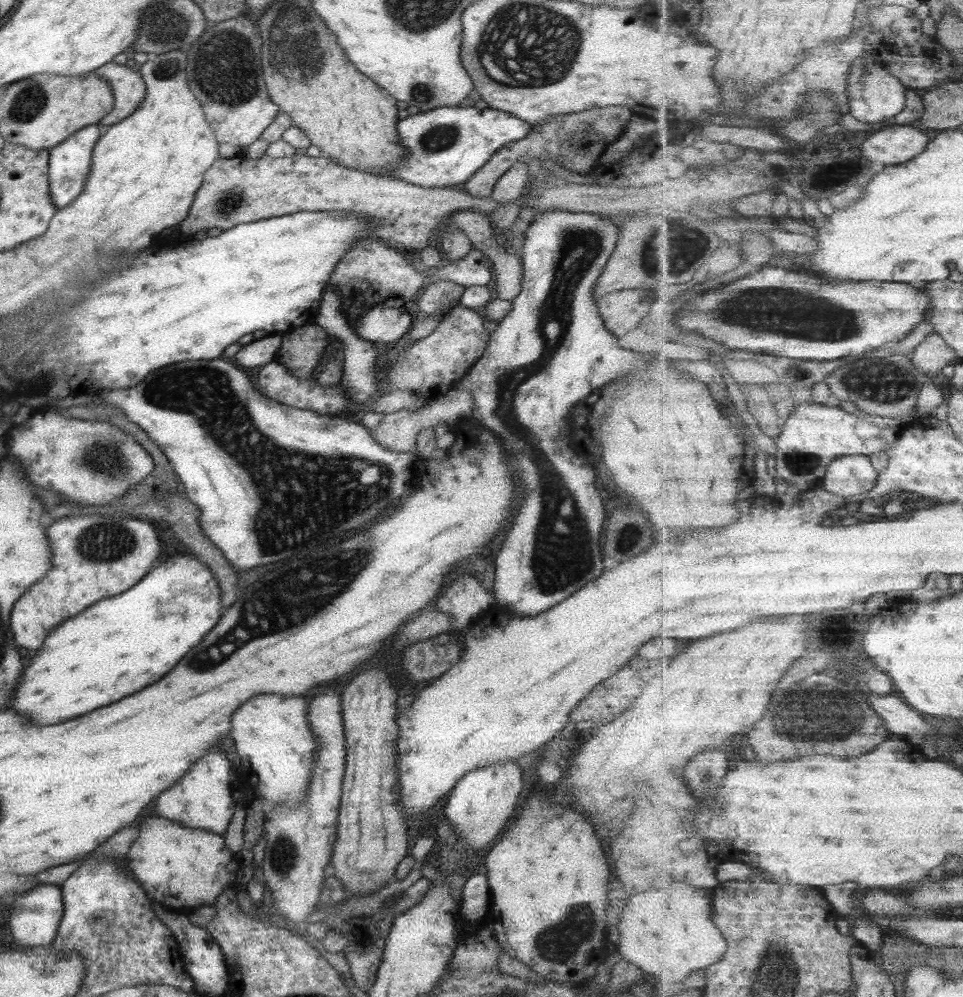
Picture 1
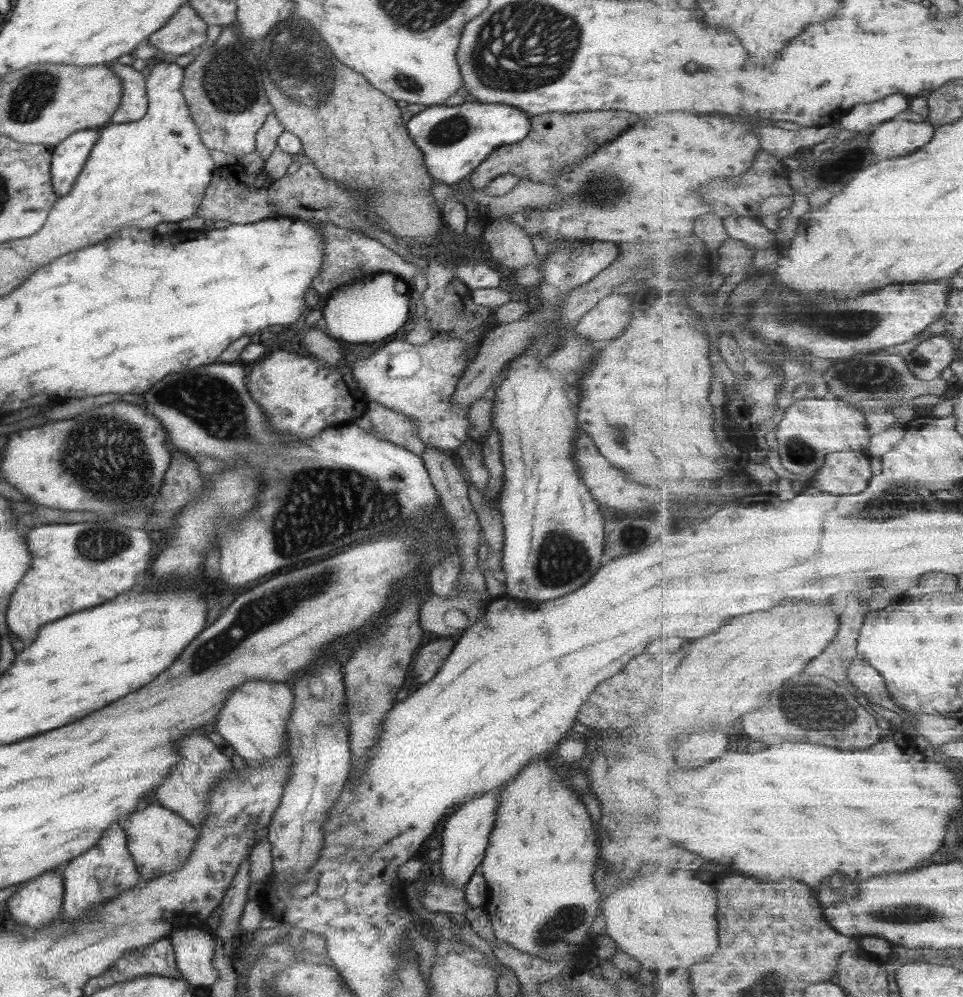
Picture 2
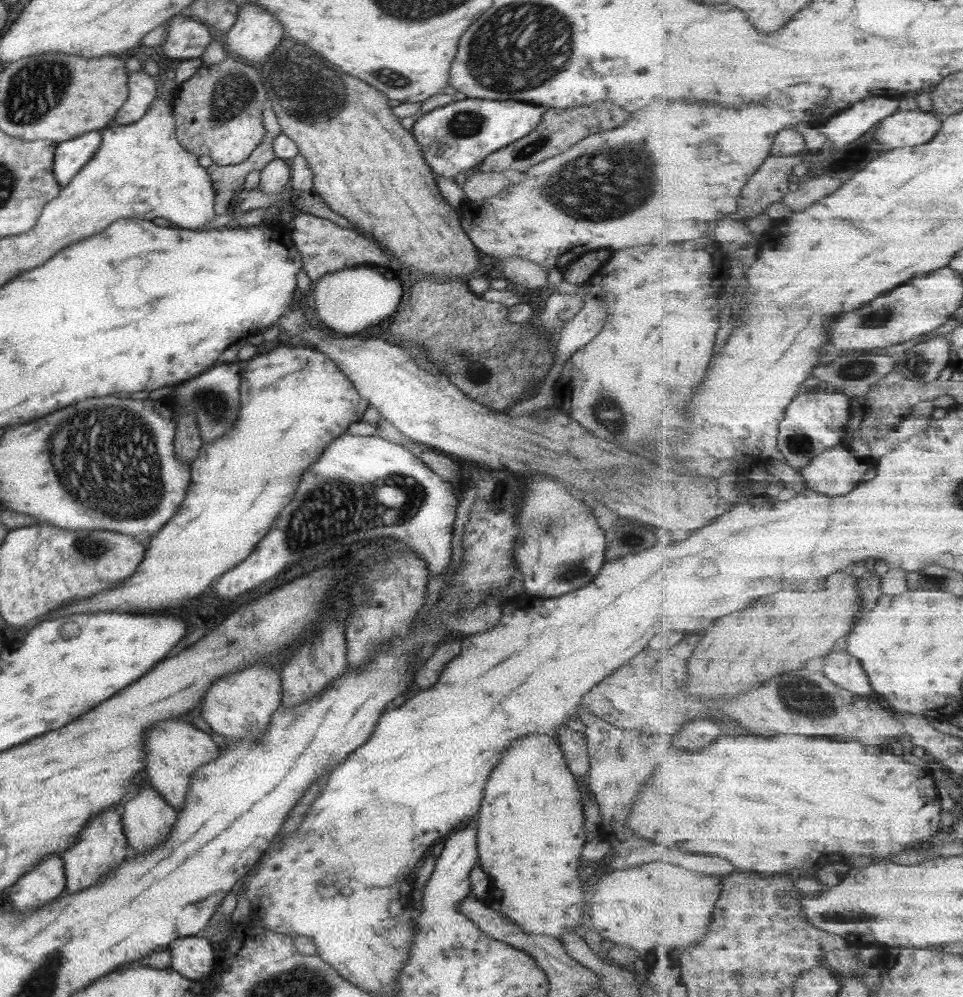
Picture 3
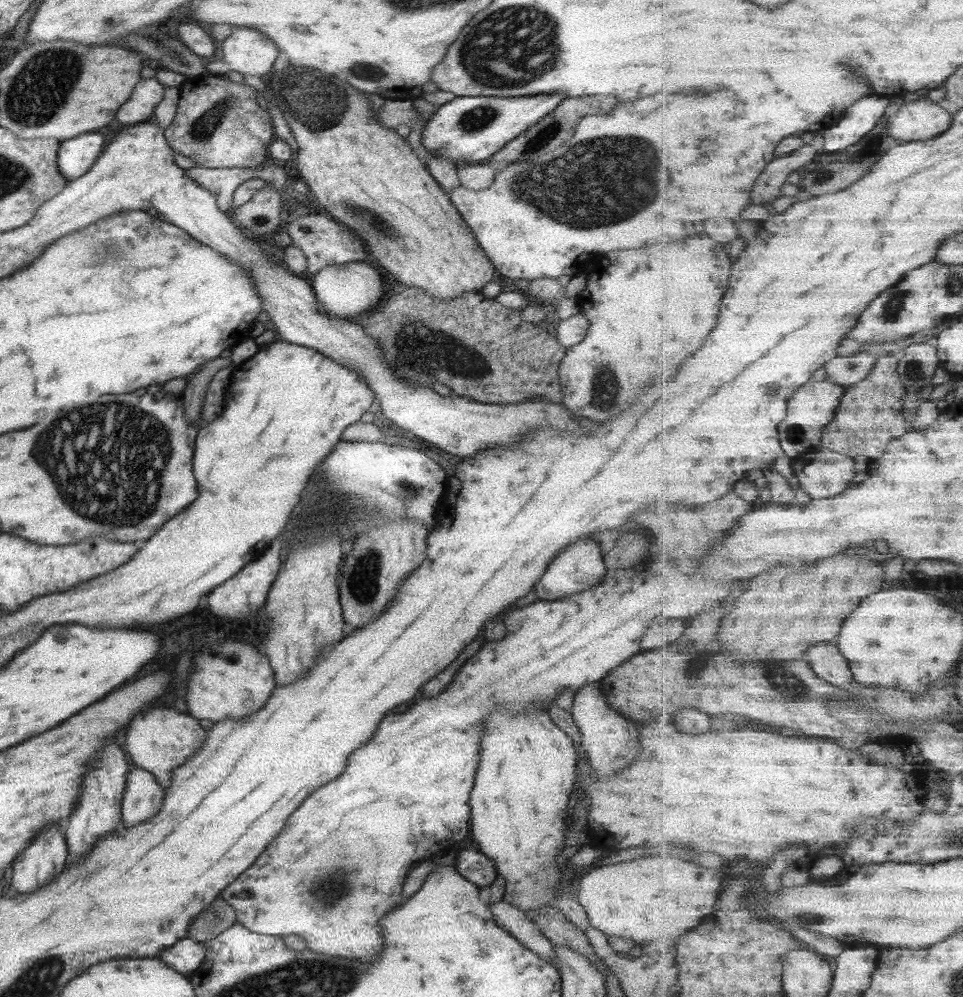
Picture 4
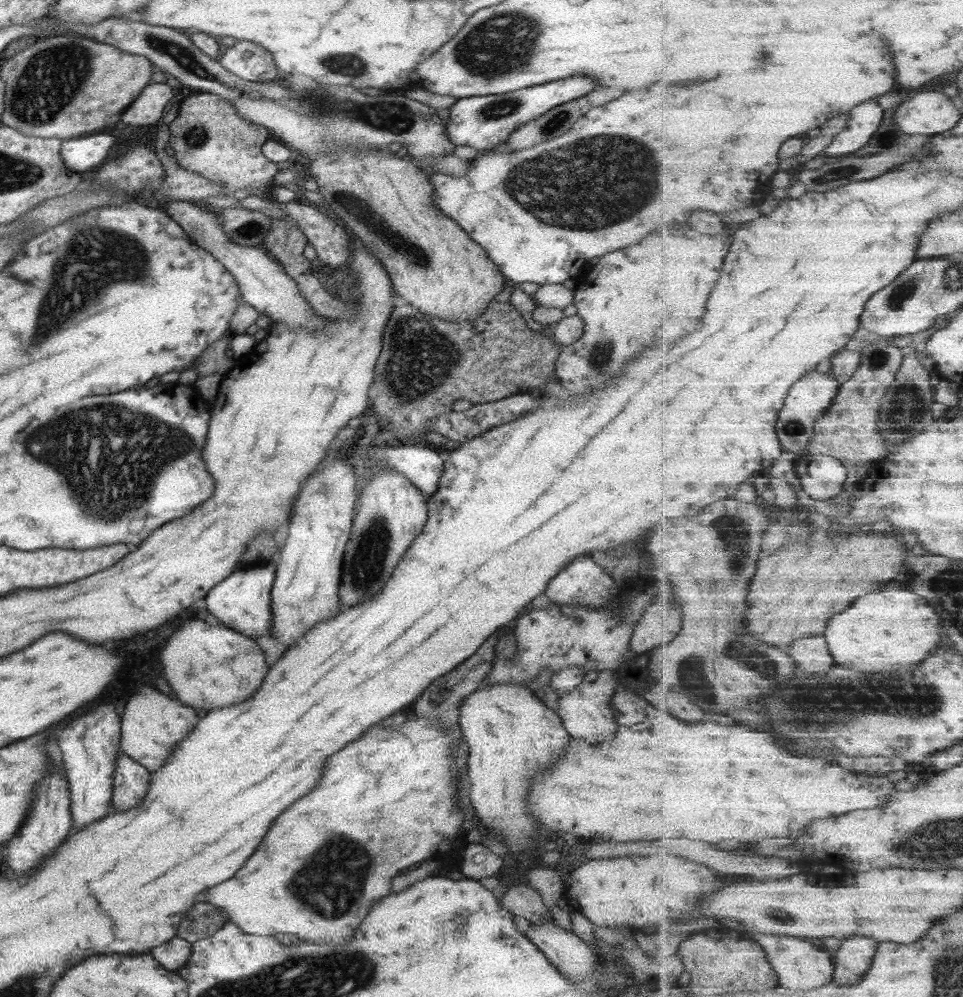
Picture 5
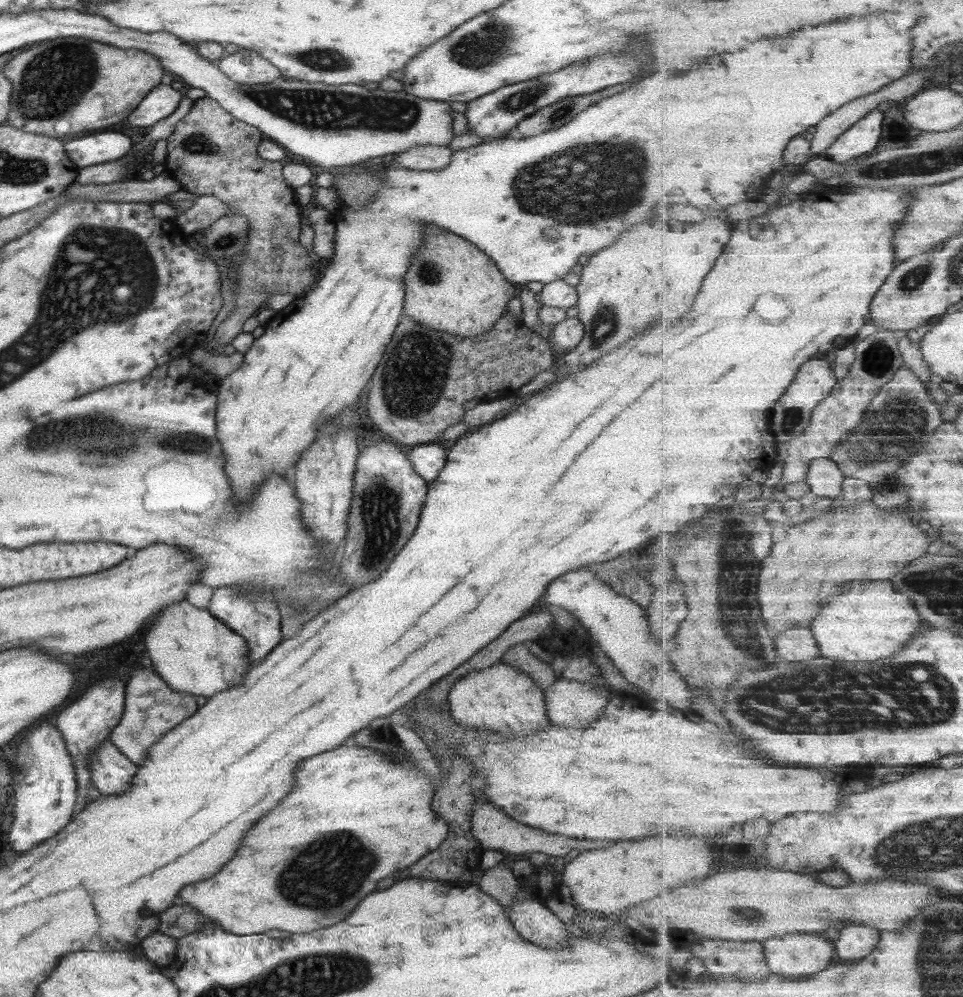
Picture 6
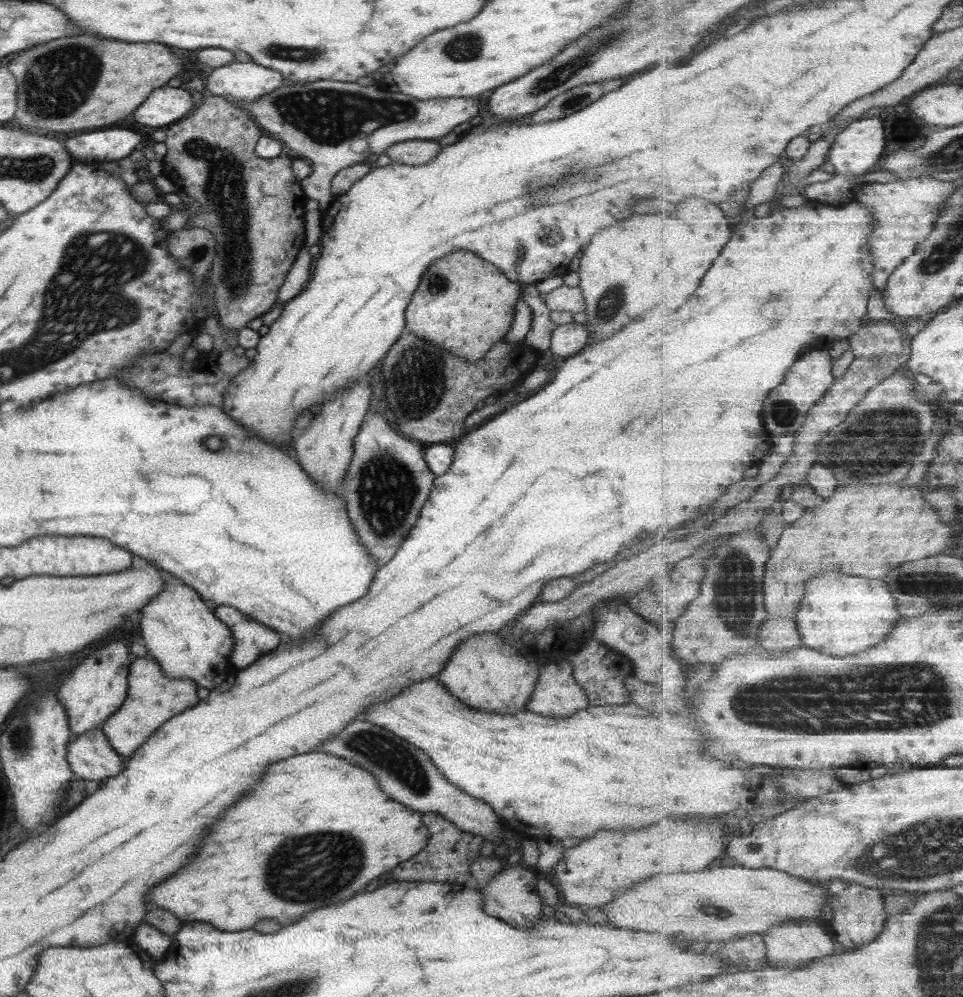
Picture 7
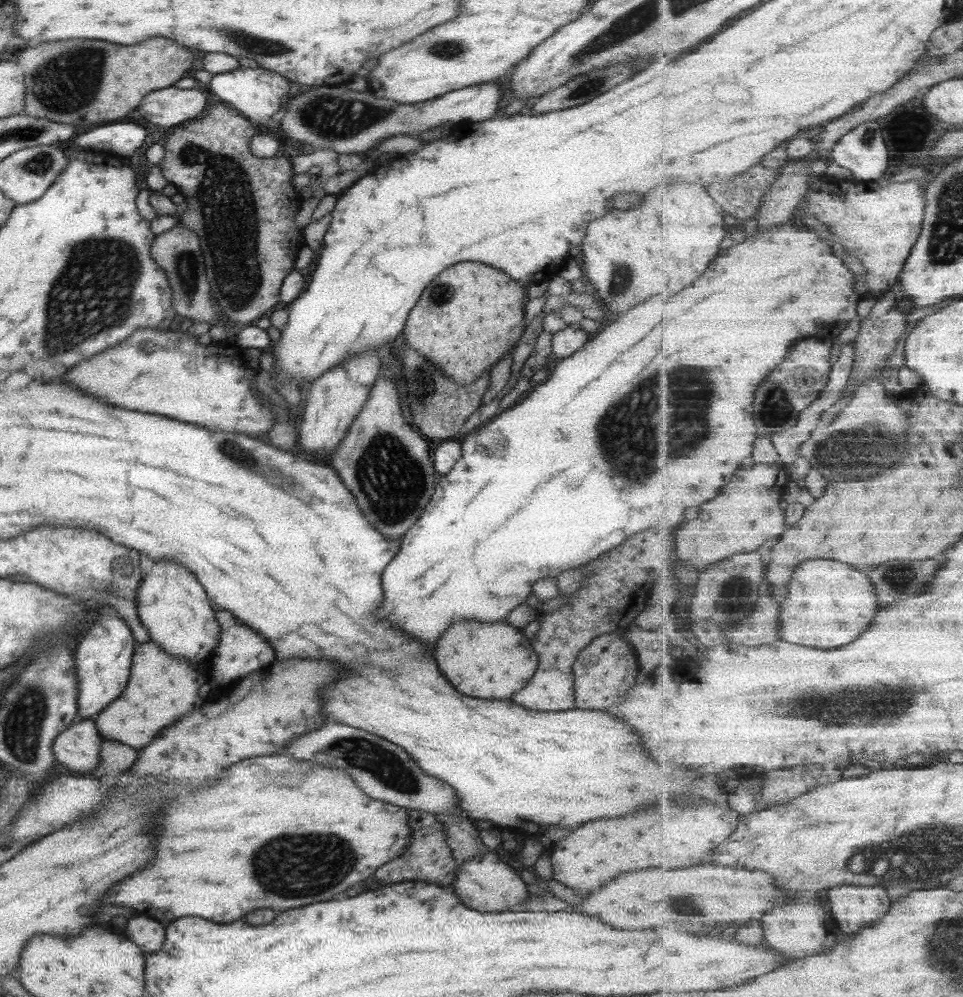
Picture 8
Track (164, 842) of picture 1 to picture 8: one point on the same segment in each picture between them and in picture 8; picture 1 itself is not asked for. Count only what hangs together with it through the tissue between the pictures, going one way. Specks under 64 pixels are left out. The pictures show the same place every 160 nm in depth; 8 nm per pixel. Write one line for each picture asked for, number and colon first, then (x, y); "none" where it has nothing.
2: (158, 841)
3: (146, 818)
4: (142, 797)
5: (131, 780)
6: (111, 772)
7: (90, 756)
8: (77, 747)

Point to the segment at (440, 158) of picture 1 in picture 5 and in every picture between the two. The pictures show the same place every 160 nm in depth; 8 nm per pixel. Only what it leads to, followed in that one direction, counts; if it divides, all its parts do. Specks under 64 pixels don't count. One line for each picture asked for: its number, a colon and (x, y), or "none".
2: (454, 140)
3: (453, 138)
4: (469, 129)
5: (481, 122)

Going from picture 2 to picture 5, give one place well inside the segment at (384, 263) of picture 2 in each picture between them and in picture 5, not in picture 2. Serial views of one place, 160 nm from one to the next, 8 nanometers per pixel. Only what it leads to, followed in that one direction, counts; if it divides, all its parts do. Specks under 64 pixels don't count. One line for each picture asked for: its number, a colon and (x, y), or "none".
3: (325, 247)
4: (325, 242)
5: (331, 242)

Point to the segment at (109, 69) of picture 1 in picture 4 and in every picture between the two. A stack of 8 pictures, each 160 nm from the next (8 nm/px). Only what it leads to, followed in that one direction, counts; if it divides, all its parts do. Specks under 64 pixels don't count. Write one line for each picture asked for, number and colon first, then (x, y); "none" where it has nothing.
2: (132, 106)
3: (141, 88)
4: (147, 92)

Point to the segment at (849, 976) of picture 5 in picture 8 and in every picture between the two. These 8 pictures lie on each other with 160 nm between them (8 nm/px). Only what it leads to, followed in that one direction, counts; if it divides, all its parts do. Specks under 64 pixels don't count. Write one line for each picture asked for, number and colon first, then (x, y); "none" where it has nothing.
6: (855, 942)
7: (859, 911)
8: (855, 907)

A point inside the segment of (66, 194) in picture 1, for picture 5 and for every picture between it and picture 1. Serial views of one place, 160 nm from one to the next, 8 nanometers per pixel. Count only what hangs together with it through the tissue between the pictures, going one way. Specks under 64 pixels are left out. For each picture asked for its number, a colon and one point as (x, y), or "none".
2: (68, 156)
3: (70, 155)
4: (74, 157)
5: (77, 154)

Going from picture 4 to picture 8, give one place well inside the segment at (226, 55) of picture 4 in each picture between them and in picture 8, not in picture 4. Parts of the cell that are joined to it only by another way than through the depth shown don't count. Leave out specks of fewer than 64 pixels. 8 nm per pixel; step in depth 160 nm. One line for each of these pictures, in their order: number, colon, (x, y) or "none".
5: (246, 60)
6: (245, 67)
7: (244, 81)
8: (256, 93)

